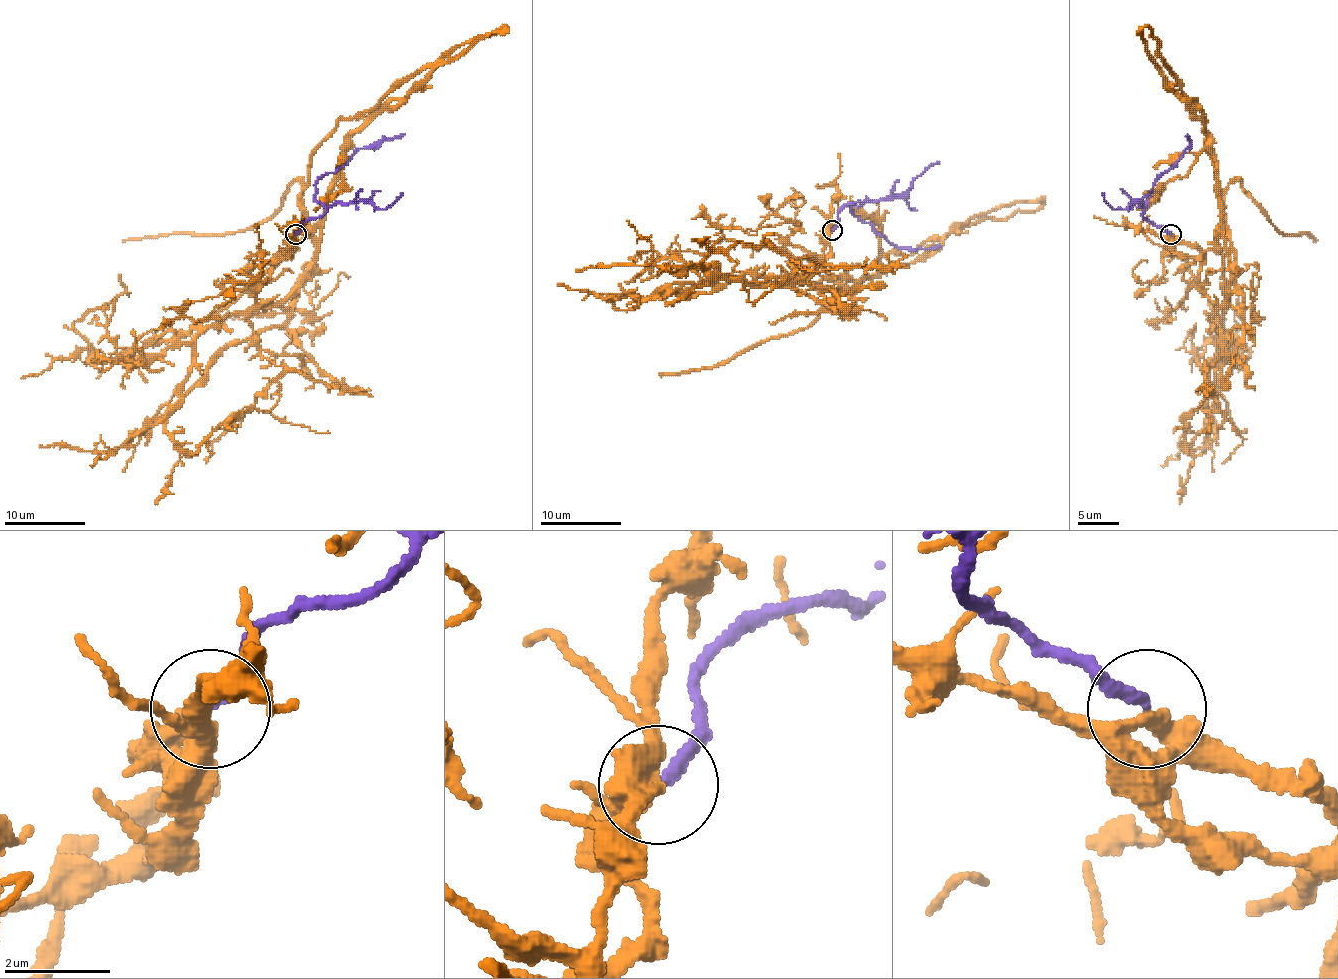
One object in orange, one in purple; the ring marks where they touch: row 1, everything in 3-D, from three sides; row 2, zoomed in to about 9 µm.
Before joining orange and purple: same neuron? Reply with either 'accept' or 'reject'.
accept

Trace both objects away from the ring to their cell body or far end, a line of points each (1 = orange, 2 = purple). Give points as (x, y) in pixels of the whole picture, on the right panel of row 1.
1: (1171, 234), (1201, 254), (1199, 284), (1216, 307), (1216, 390), (1187, 453), (1195, 408), (1212, 416), (1203, 433)
2: (1171, 234), (1155, 225), (1143, 211), (1153, 183), (1167, 173), (1189, 146), (1187, 134)

